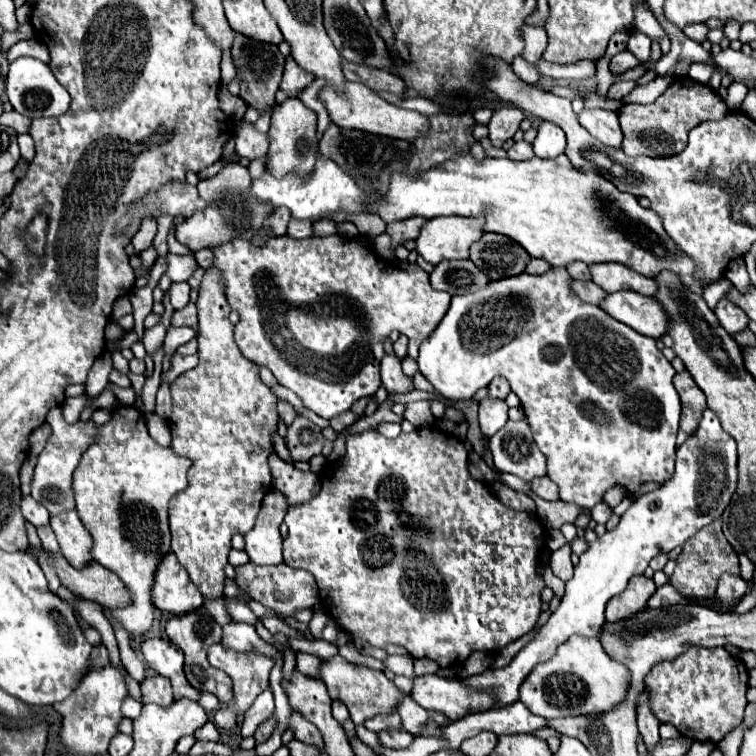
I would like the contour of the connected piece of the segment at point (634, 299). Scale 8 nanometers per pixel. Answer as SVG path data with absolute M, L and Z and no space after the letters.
M618 291L610 293L600 307L642 335L660 339L670 331L670 313L666 313L662 303L654 297L644 297L634 291Z

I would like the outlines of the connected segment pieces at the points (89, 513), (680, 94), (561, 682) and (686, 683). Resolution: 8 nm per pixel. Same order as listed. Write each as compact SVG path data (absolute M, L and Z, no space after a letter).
M120 405L114 409L112 421L100 427L98 443L86 451L78 469L74 471L74 495L76 495L76 511L90 531L94 539L92 557L100 565L108 567L116 573L126 587L130 589L134 603L124 609L114 609L114 619L120 621L130 637L140 639L152 625L154 619L154 605L150 597L150 585L154 583L156 565L162 557L170 551L170 529L168 529L168 501L182 489L188 487L186 471L190 469L190 459L174 455L172 449L160 447L146 429L146 421L142 413L134 407Z
M676 77L672 85L650 105L624 105L618 112L620 127L624 131L622 149L626 155L672 157L684 151L688 133L702 121L718 121L728 113L722 97L708 85L696 83L690 77Z
M574 635L568 643L558 647L558 653L538 665L520 687L520 701L544 719L604 713L626 701L630 687L630 671L626 665L606 655L598 639L582 639Z
M690 647L678 659L656 663L646 675L646 687L652 693L652 711L662 723L674 725L690 741L718 743L742 723L748 671L742 659L730 655L724 647Z

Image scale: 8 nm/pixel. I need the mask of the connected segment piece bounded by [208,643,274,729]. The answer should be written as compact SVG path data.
M216 643L210 647L208 651L208 661L212 667L224 671L230 675L230 679L234 681L234 697L232 701L228 703L228 707L220 707L216 713L214 713L214 723L220 727L220 729L232 729L236 723L238 723L238 717L244 715L250 705L254 703L254 699L266 691L270 687L270 671L274 667L274 659L270 655L264 655L264 653L258 653L258 651L248 651L248 653L238 653L238 651L232 651L232 649L226 649L222 643Z

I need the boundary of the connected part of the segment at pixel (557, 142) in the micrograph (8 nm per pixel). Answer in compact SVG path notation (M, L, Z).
M542 121L538 125L538 135L534 139L534 153L536 157L542 157L542 159L554 159L558 157L560 153L564 153L564 147L566 147L566 135L564 131L552 123L552 121Z

